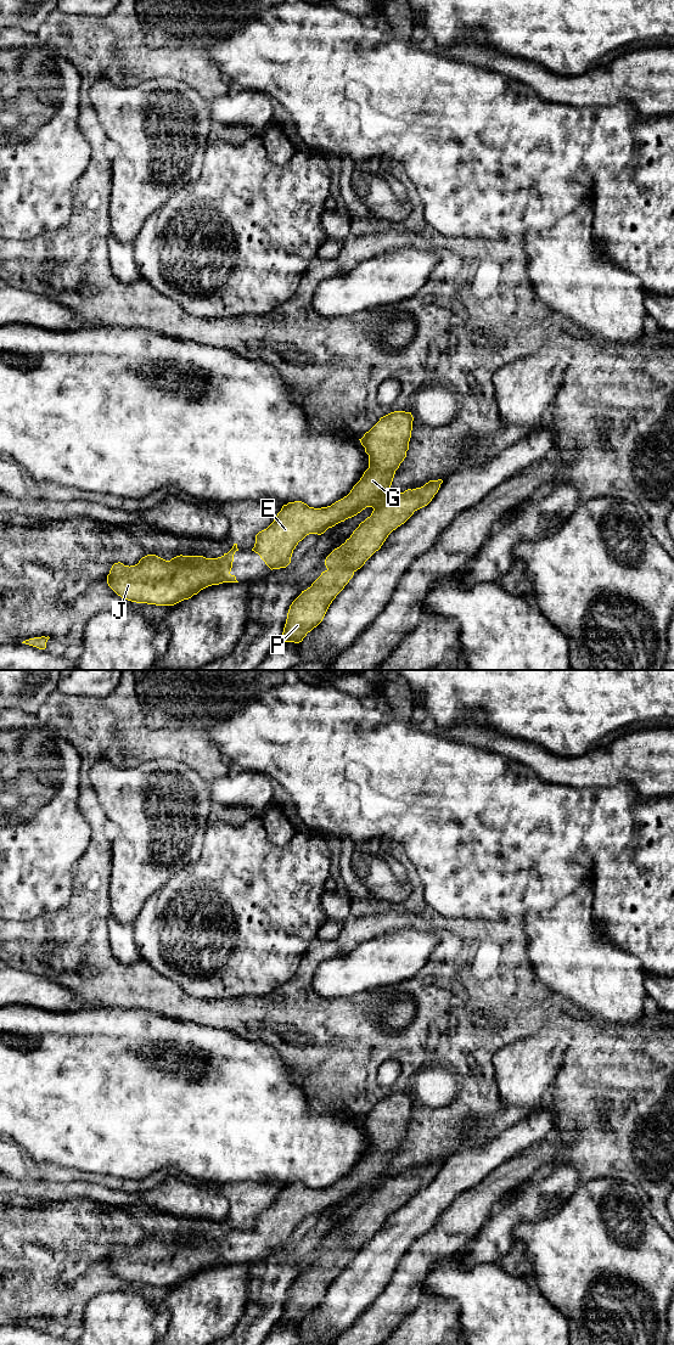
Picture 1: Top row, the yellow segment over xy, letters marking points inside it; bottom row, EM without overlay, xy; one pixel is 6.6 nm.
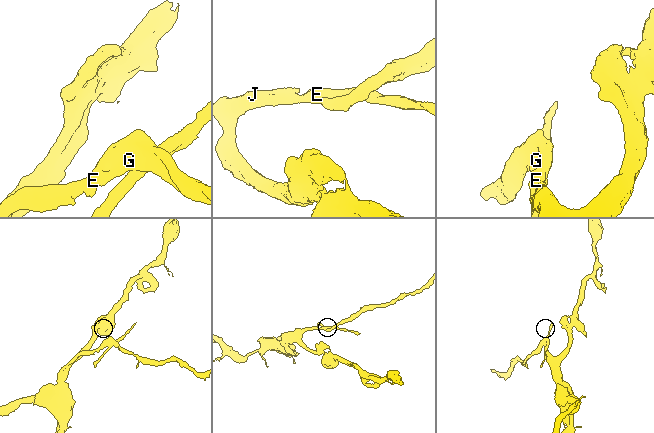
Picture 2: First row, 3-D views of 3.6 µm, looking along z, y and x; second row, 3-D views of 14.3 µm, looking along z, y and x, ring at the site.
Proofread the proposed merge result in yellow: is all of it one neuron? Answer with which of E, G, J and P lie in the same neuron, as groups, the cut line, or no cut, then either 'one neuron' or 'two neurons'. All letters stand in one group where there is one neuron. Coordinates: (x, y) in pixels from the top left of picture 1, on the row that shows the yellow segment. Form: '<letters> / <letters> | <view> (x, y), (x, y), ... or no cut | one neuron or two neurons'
E G J / P | xy (389, 495), (374, 508) | two neurons

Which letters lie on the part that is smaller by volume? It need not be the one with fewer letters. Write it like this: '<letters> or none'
P

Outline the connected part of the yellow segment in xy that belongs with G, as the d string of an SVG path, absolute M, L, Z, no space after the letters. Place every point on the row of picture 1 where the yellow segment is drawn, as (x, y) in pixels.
M394 411L380 418L380 421L364 434L360 440L369 455L369 468L350 493L331 506L314 508L302 501L283 505L274 522L255 535L252 551L258 553L265 564L273 569L286 568L291 563L293 550L309 534L324 534L328 528L344 522L360 513L366 507L377 507L389 496L389 489L400 463L406 457L411 438L414 417L411 412Z

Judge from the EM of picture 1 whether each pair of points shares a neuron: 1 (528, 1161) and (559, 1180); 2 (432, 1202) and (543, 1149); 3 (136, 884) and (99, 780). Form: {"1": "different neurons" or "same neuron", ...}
{"1": "different neurons", "2": "different neurons", "3": "same neuron"}

